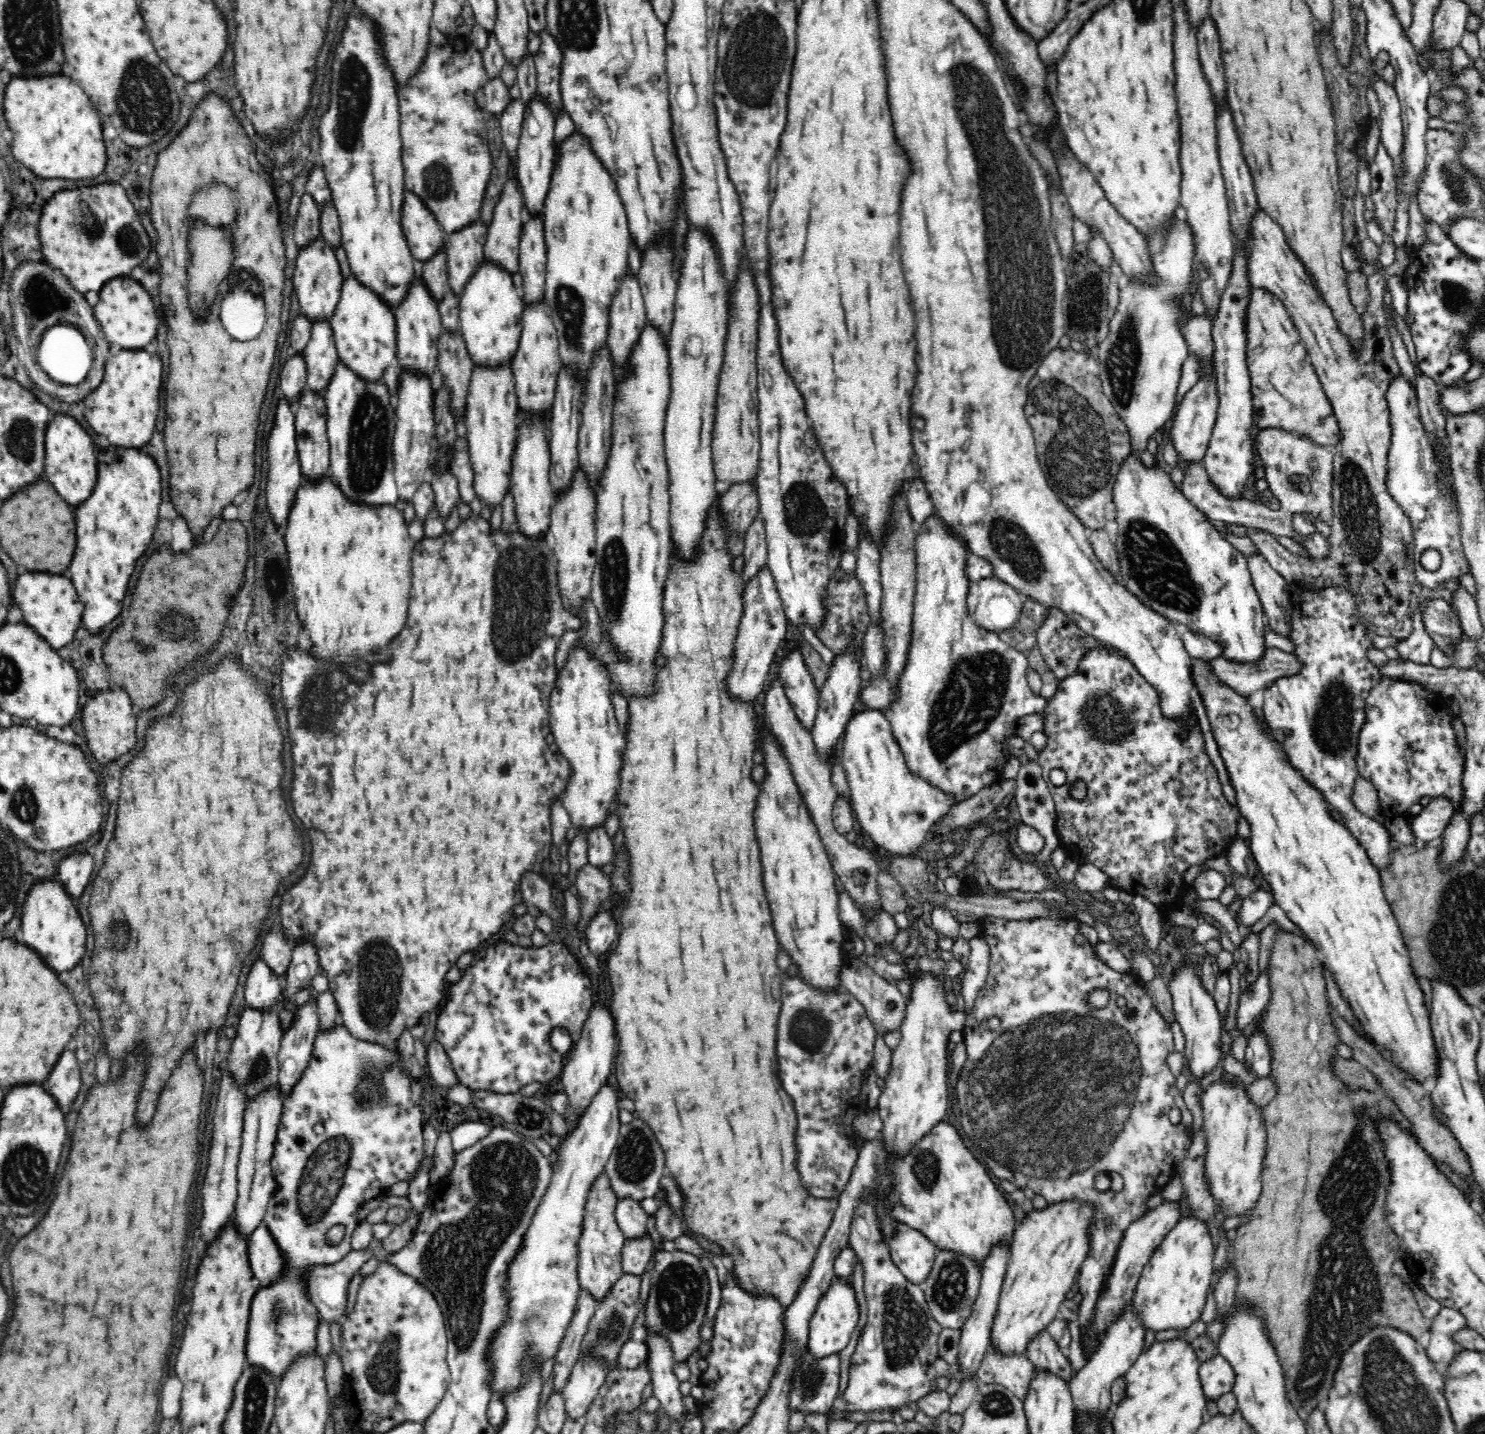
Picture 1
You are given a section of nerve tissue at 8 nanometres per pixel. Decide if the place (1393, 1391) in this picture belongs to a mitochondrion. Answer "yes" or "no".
yes

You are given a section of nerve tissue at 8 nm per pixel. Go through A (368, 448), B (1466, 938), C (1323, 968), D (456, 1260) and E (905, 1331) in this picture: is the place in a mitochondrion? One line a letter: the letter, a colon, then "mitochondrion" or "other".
A: mitochondrion
B: mitochondrion
C: other
D: mitochondrion
E: mitochondrion

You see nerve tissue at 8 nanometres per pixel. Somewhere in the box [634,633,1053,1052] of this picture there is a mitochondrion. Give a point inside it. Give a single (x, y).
(970, 698)

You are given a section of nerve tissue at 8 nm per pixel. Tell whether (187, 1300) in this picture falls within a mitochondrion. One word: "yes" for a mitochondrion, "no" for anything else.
no

